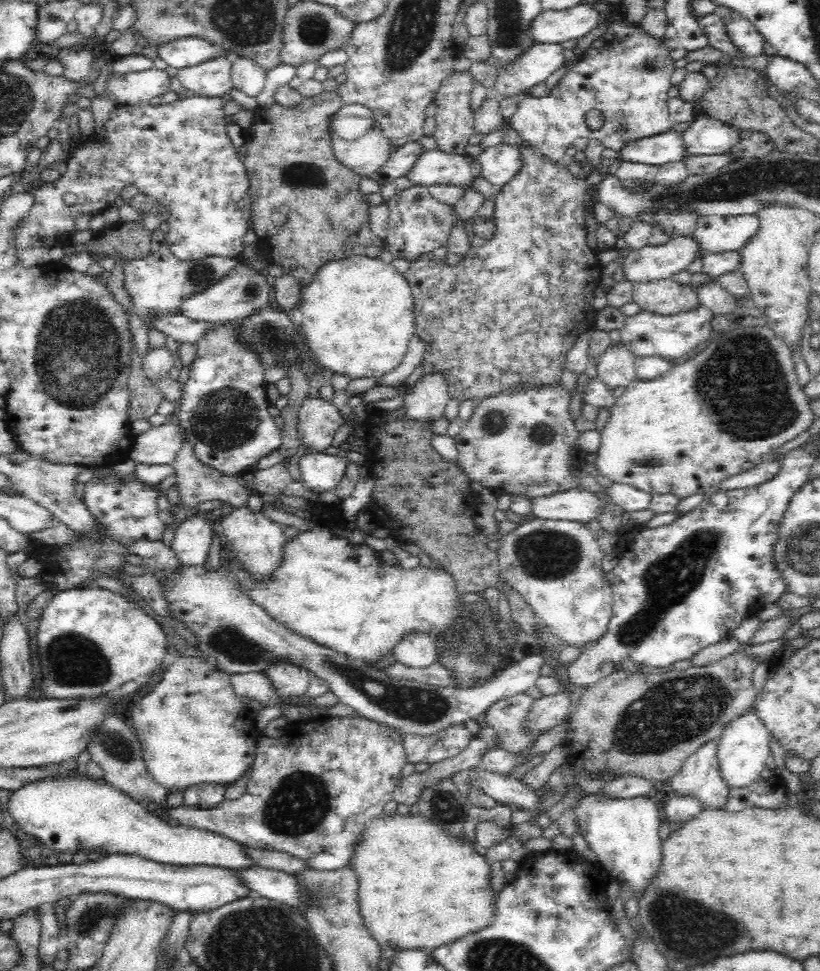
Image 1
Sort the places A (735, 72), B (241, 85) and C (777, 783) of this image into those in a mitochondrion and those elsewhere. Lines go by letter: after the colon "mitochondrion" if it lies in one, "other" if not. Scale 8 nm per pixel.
A: other
B: other
C: other

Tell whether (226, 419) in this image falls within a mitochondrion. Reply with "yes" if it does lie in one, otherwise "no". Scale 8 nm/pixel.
yes

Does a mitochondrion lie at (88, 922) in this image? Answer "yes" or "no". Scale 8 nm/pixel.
yes

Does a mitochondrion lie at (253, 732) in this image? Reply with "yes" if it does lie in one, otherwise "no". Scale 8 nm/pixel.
no

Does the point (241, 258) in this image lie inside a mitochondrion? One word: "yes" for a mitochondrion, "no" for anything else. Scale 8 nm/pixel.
no

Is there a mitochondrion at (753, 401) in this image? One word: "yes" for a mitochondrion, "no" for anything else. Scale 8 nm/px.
yes

